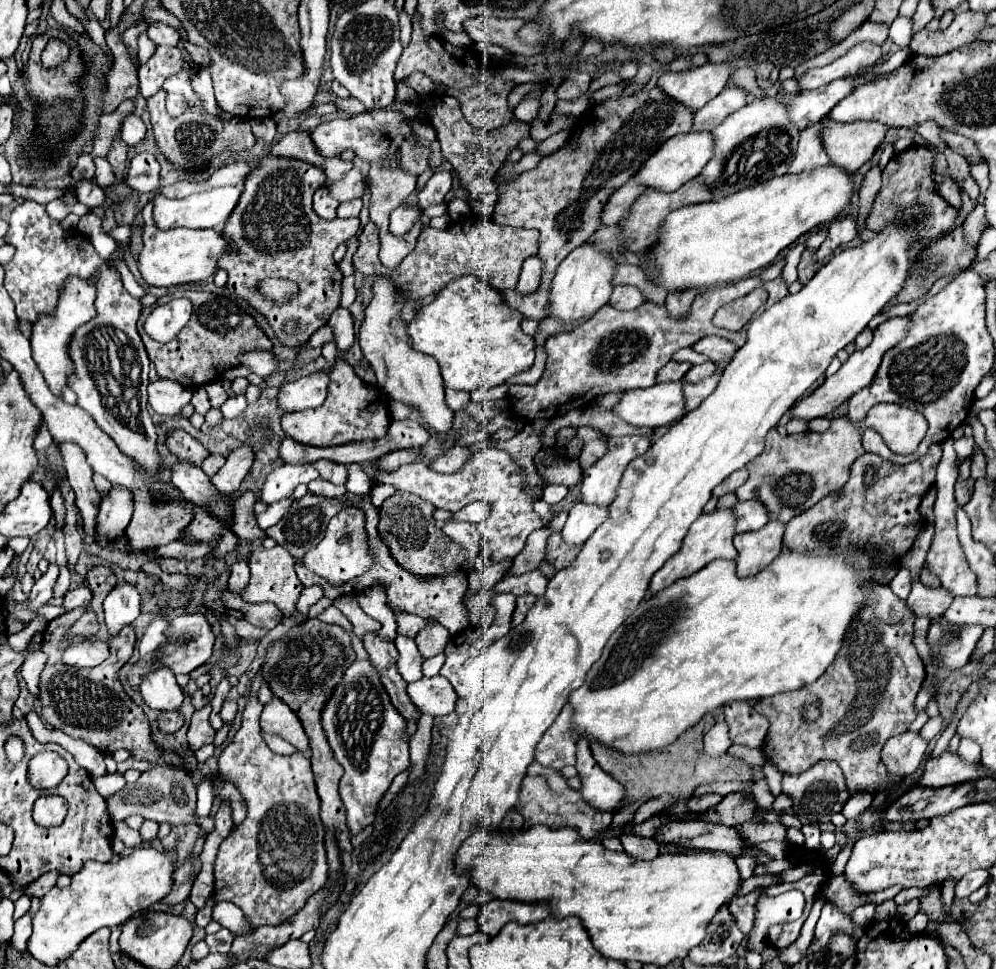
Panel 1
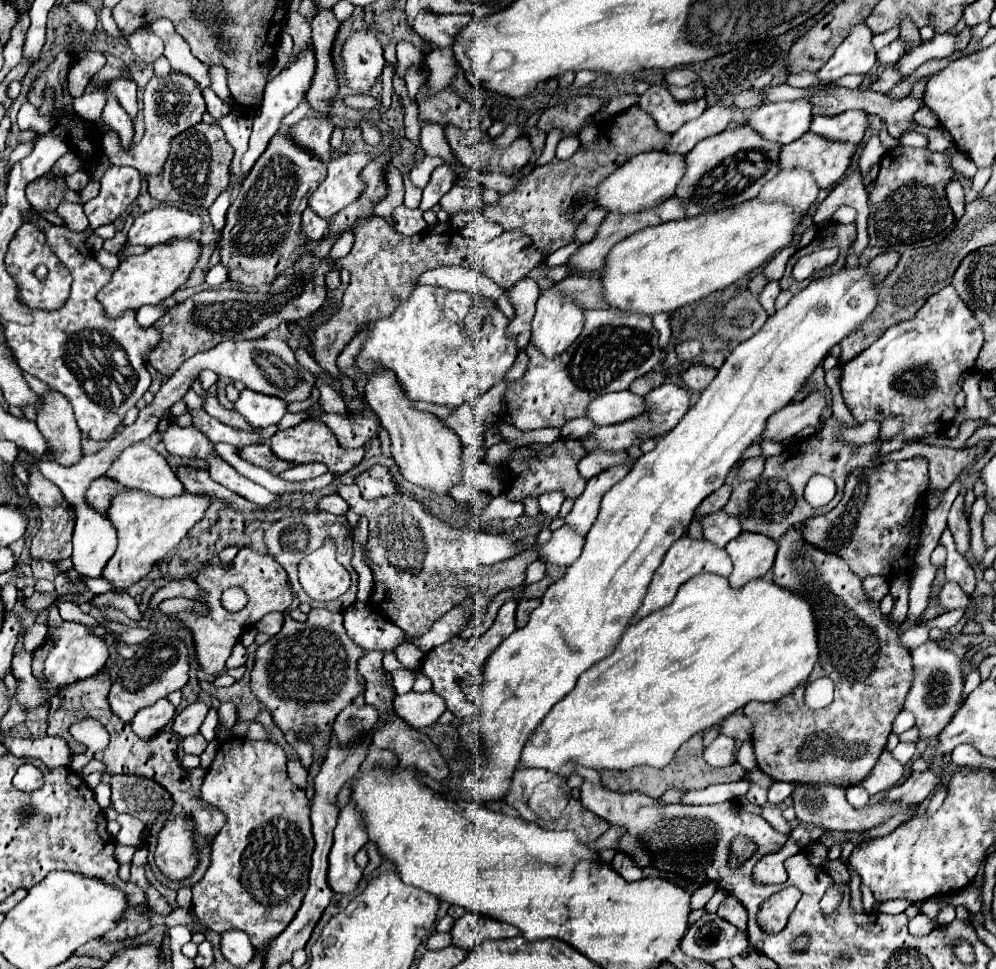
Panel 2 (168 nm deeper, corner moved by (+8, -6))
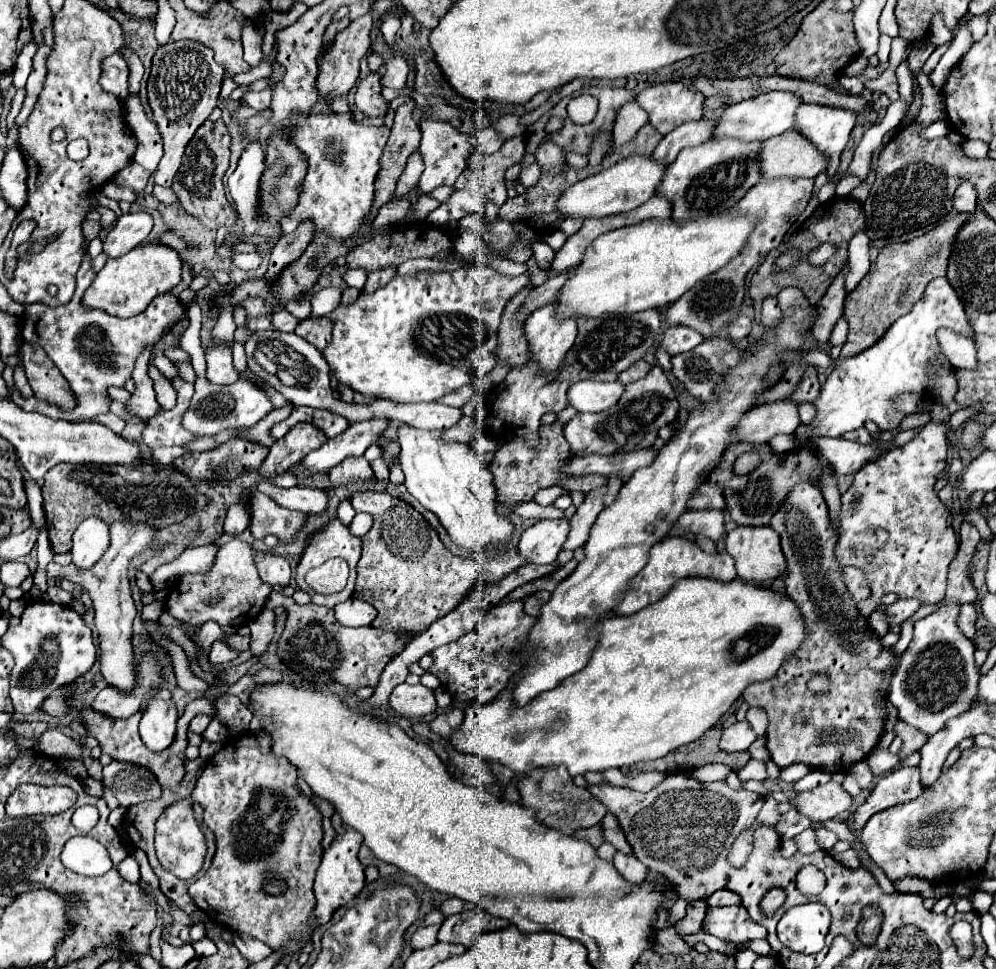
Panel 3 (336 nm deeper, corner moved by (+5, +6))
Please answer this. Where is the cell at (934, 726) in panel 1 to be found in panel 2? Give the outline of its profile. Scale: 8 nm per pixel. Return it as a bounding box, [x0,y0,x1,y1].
[892,744,916,764]

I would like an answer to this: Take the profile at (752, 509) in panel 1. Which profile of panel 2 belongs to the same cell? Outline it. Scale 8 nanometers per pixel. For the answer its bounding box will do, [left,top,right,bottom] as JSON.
[700,512,742,548]

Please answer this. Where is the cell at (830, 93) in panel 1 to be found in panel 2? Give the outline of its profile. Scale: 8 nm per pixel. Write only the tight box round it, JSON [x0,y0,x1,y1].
[744,100,812,144]

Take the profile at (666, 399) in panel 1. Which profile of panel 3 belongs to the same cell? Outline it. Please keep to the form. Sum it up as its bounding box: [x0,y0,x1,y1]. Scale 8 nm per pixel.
[569,382,625,412]

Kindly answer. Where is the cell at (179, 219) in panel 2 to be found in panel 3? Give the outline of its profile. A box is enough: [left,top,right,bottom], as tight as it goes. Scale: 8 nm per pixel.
[103,212,153,258]

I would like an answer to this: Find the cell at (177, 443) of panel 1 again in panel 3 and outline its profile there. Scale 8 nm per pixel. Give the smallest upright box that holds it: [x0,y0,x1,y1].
[249,488,305,542]

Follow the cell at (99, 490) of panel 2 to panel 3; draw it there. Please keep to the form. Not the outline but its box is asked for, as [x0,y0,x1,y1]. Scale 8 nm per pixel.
[41,464,207,552]

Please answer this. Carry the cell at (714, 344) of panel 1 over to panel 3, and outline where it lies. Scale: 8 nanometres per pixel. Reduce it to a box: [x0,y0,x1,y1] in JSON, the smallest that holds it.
[661,326,703,356]

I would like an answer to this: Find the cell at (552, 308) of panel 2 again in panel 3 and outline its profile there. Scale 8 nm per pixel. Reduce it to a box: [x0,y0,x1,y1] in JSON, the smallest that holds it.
[525,304,577,372]

